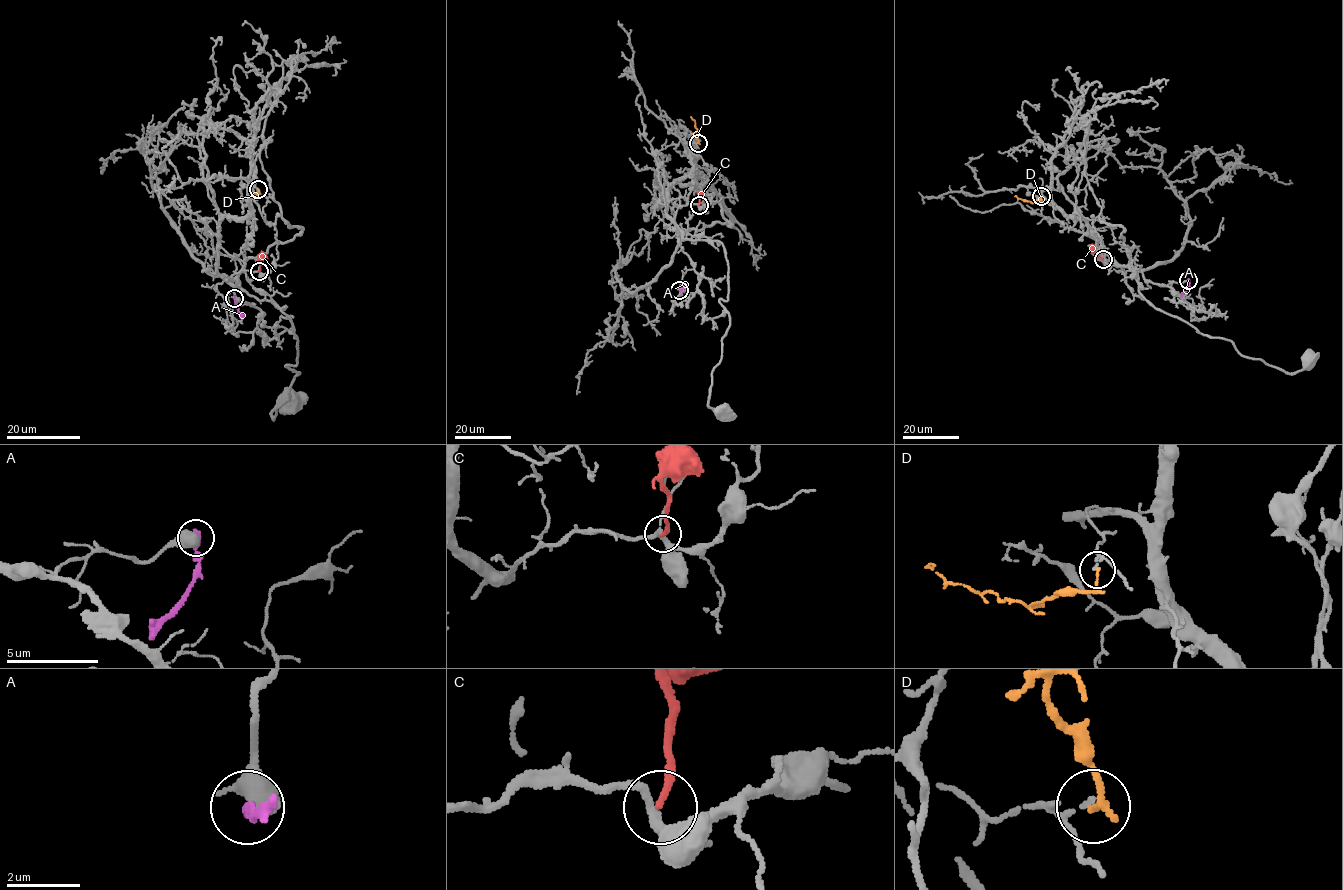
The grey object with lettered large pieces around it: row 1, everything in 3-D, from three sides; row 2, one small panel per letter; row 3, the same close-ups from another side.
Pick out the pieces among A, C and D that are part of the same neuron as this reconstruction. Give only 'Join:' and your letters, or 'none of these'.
Join: none of these

